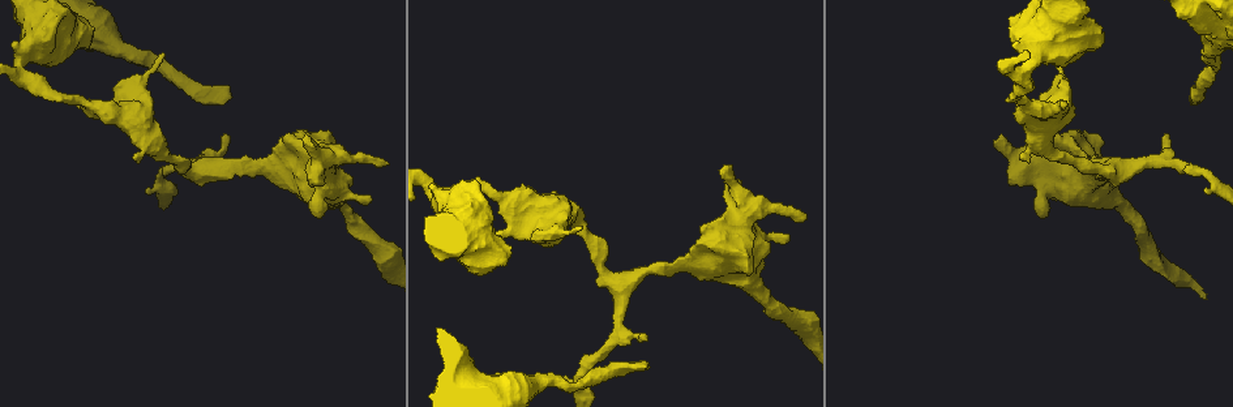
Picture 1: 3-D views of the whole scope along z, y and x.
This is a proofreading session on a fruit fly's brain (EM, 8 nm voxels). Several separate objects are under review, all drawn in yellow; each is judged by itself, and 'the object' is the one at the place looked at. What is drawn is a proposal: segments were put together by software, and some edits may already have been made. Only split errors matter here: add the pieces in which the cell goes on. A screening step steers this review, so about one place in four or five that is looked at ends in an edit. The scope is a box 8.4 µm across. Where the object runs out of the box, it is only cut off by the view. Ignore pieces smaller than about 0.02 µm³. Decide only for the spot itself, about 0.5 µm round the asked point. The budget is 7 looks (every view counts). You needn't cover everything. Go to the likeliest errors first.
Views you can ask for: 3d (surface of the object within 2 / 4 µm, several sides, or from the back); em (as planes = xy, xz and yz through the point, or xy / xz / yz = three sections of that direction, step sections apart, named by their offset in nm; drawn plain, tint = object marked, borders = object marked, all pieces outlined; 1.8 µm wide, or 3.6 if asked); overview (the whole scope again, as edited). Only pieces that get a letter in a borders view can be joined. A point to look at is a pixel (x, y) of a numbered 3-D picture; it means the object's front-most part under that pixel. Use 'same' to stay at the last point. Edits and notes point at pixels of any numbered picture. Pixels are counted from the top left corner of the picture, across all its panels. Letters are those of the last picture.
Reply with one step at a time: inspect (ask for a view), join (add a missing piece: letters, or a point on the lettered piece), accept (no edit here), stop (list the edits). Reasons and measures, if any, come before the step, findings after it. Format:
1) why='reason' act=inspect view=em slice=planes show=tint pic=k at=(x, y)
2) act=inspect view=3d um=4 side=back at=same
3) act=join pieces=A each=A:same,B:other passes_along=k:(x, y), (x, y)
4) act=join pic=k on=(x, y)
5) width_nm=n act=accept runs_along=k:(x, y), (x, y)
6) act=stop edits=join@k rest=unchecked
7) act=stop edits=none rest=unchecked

why='end of a long branch' act=inspect view=em slice=xy step=8 show=borders pic=1 at=(648, 363)

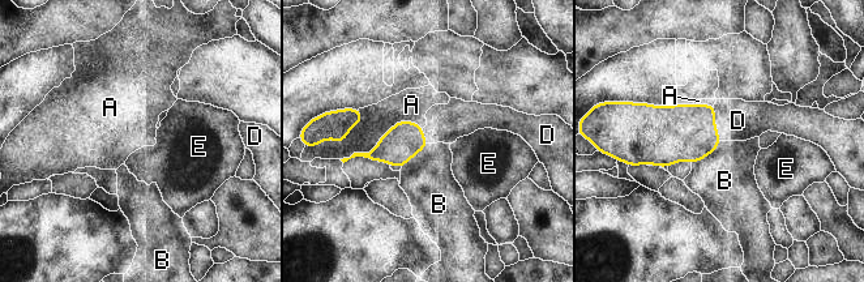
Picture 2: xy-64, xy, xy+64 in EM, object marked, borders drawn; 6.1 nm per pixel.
longest_contact=A:550nm act=join pieces=D each=A:other,B:other,D:same,E:other found='the cell continues'

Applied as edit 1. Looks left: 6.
why='branch stops here' act=inspect view=3d um=4 side=back pic=1 at=(579, 228)

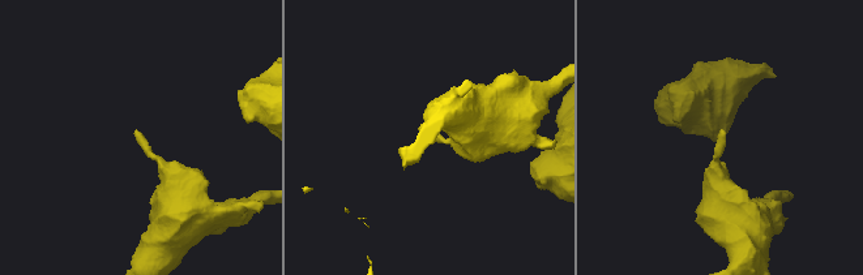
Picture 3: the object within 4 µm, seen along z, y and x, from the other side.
act=inspect view=em slice=planes show=borders pic=3 at=(724, 132)

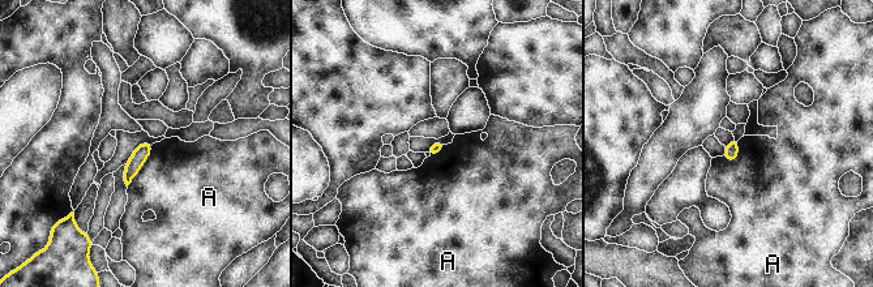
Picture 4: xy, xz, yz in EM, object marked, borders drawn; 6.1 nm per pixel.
longest_contact=A:300nm act=accept each=A:other border=4:(153, 144), (150, 155), (127, 185) found='no lettered piece goes on from it'

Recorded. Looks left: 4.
why='free end' act=inspect view=em slice=planes show=plain pic=1 at=(307, 134)

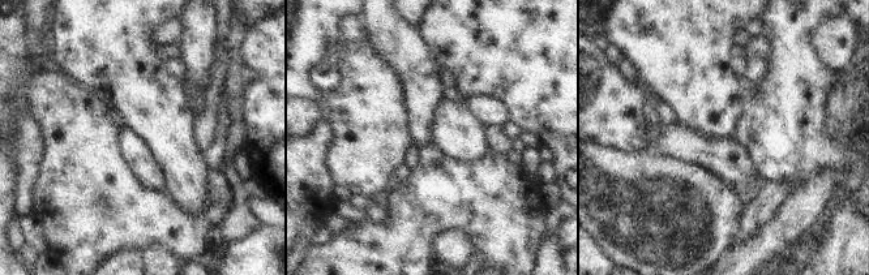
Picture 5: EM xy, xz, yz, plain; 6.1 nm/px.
act=inspect view=em slice=planes show=borders at=same

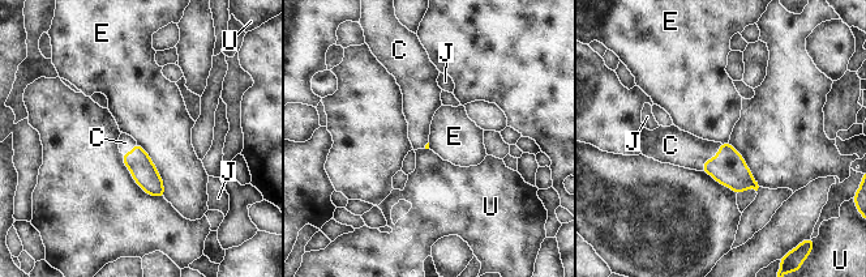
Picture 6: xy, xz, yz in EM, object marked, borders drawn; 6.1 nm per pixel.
act=join pieces=C each=C:same,E:other,J:other,U:other passes_along=6:(728, 167), (711, 158), (674, 146) found='the cell continues'

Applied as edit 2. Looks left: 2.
act=stop edits=join@2,join@6 rest=unchecked

